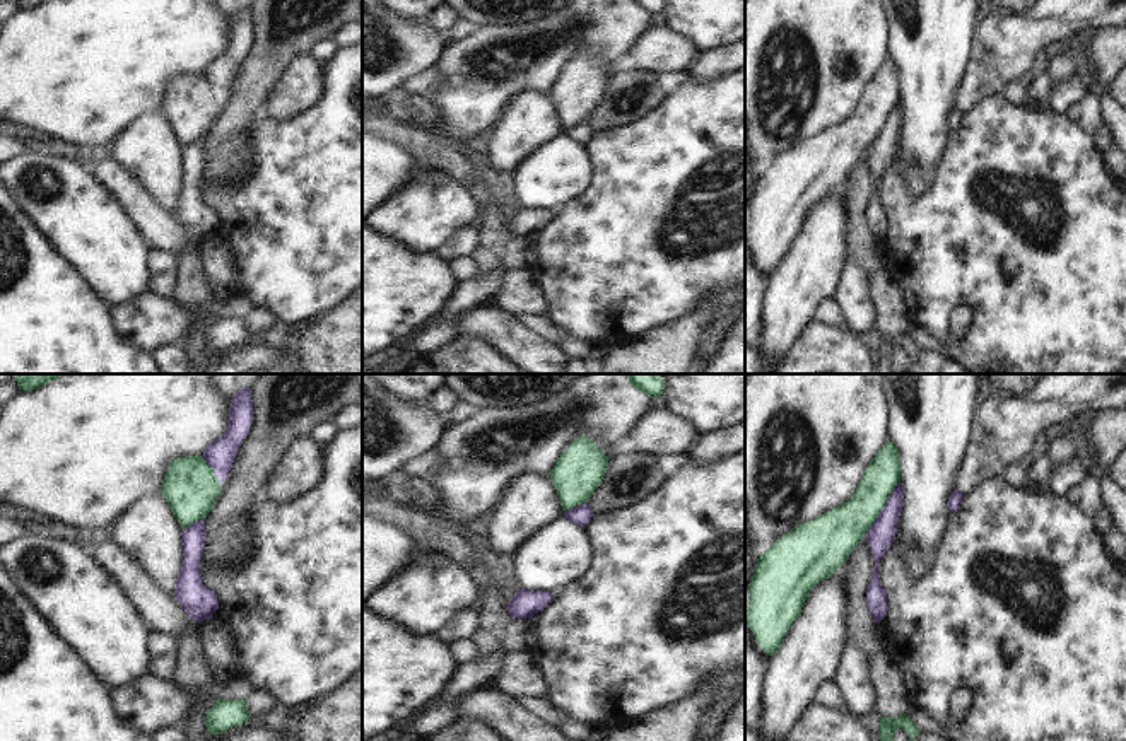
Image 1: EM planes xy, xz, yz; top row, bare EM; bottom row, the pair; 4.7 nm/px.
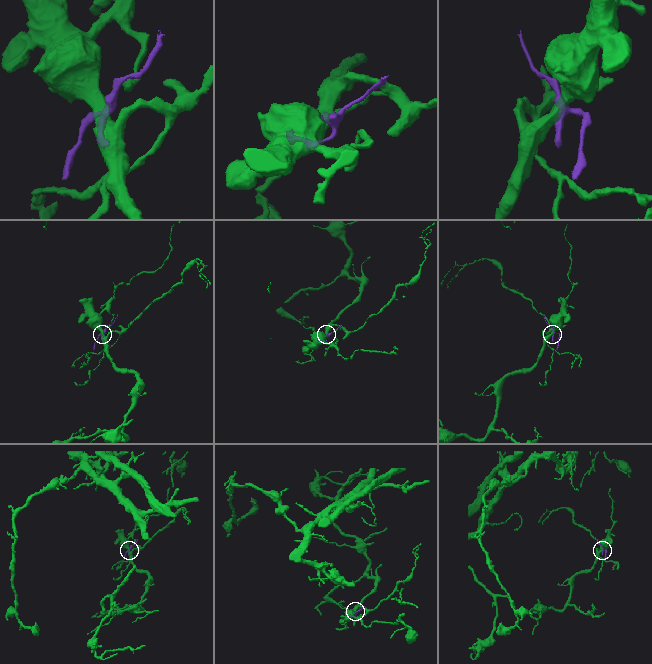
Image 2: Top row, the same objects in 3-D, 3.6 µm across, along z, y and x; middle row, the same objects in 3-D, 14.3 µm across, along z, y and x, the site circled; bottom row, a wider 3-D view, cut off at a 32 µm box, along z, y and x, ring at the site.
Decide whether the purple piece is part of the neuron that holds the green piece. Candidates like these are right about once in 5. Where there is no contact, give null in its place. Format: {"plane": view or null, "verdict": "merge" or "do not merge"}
{"plane": "yz", "verdict": "do not merge"}

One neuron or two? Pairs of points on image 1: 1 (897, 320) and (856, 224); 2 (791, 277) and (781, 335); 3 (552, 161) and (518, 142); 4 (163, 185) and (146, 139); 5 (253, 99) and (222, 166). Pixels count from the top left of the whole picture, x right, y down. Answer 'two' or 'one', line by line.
1: one
2: one
3: two
4: one
5: one

